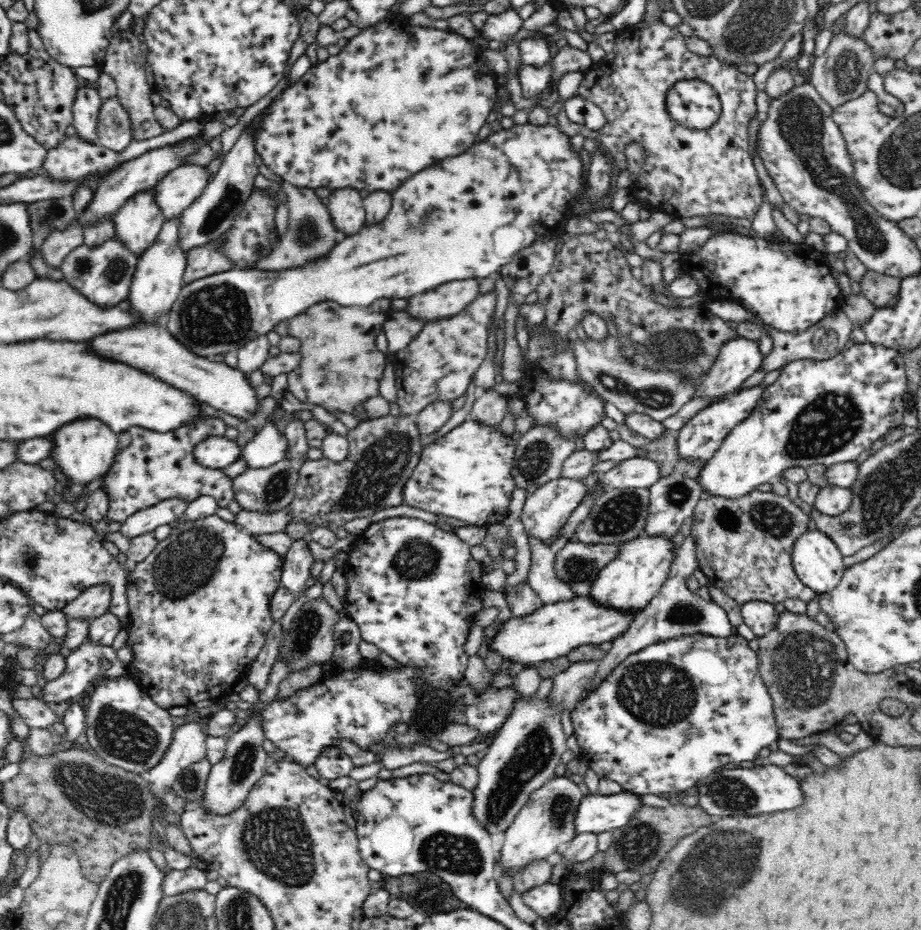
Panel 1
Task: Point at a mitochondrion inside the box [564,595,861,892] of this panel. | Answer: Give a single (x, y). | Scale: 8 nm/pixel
(660, 694)

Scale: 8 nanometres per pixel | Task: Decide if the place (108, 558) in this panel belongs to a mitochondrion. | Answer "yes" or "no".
no

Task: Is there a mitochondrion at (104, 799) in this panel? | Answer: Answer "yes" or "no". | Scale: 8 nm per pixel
yes

